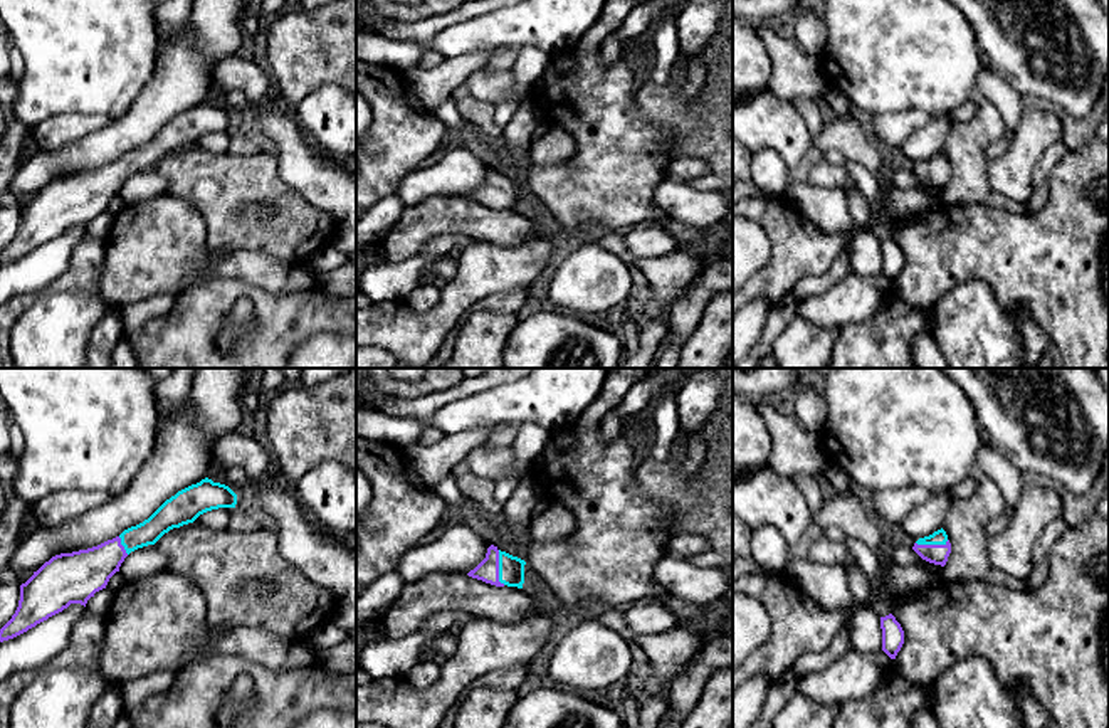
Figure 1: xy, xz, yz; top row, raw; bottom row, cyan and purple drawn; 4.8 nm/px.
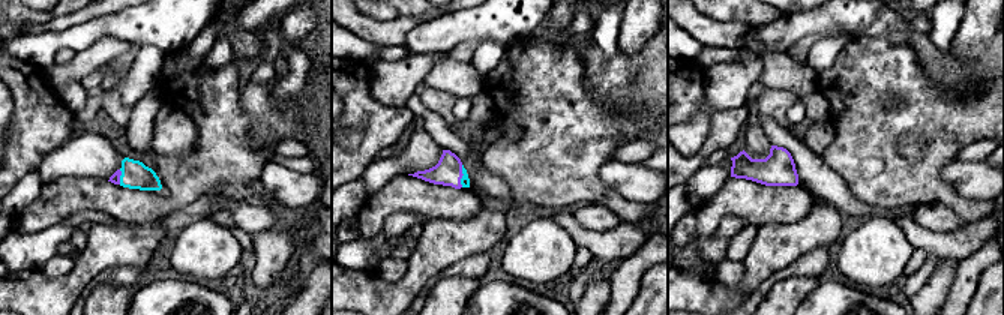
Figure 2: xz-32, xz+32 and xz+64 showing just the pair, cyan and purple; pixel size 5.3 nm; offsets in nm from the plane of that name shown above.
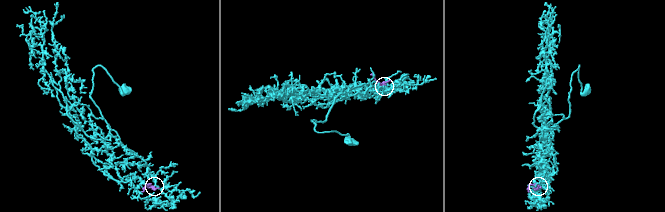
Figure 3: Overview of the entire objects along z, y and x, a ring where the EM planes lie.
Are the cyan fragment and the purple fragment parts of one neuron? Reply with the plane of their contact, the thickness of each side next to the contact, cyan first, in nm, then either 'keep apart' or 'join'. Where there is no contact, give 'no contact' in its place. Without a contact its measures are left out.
contact in xz; calibres 130 and 110 nm; join

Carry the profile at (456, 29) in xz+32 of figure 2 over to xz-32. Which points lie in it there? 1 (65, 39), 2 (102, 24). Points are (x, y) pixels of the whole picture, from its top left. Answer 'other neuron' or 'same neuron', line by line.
1: same neuron
2: same neuron

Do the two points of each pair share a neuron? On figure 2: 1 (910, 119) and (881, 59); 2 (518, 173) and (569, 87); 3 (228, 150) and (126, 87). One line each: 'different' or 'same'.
1: same
2: same
3: different

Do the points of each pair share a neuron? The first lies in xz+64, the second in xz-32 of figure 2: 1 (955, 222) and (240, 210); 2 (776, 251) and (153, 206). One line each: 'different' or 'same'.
1: same
2: different

